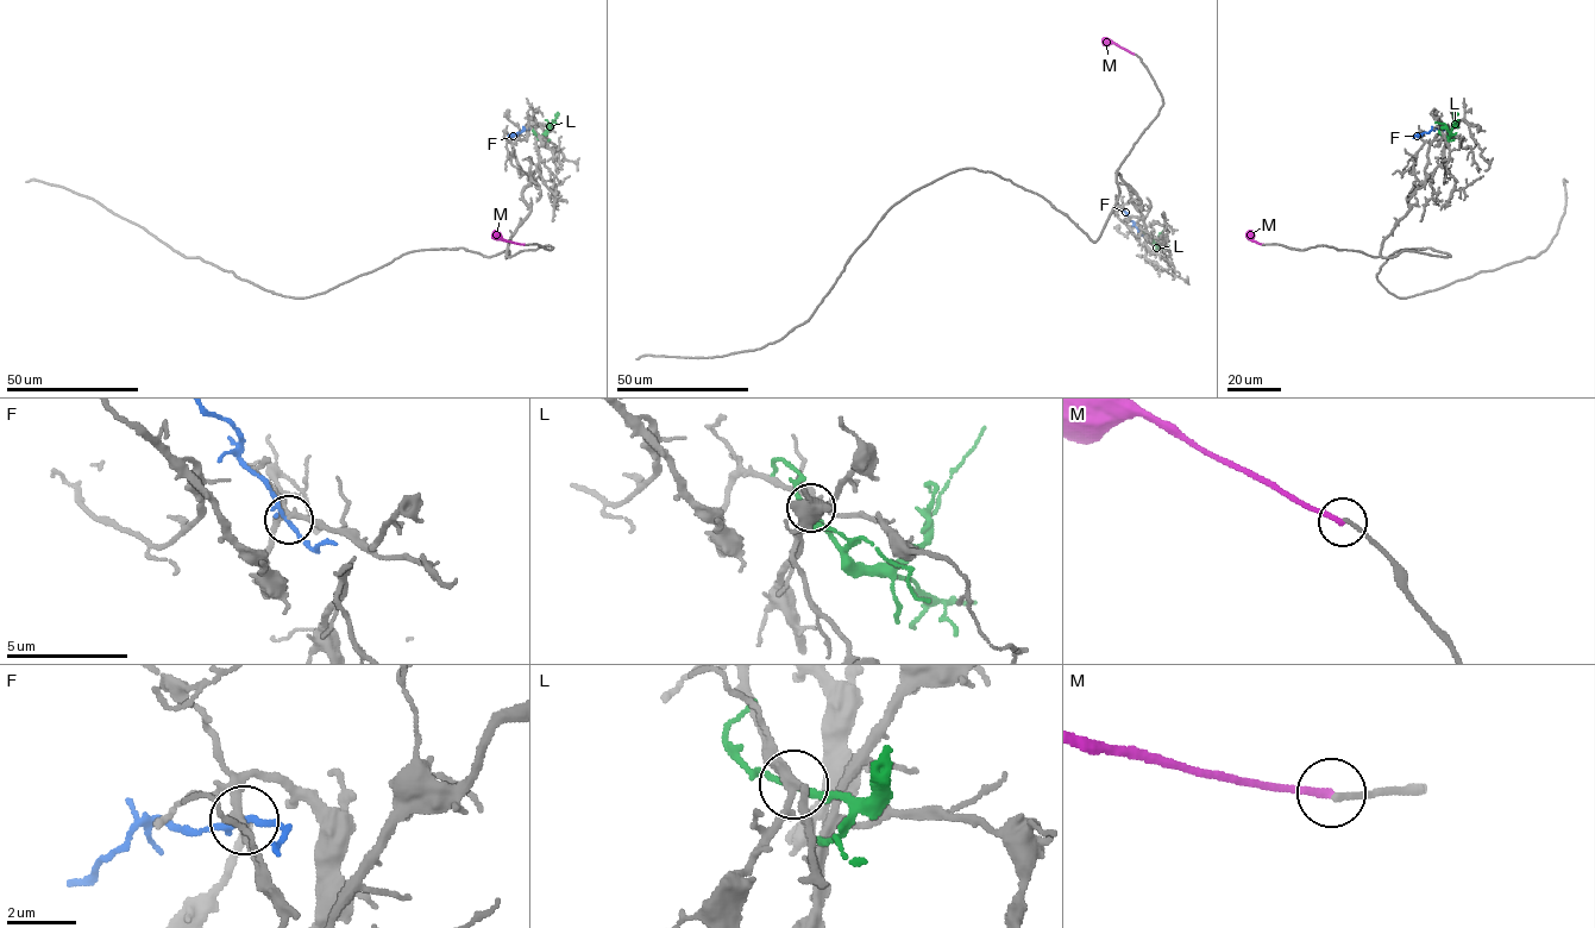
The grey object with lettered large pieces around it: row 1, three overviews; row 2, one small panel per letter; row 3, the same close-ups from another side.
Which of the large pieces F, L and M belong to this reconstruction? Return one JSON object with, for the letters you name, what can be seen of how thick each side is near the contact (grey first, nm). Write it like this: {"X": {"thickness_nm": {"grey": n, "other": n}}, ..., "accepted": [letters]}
{"accepted": []}

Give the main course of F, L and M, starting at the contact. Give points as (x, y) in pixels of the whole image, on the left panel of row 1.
F: (529, 127), (509, 138)
L: (537, 135), (541, 136), (557, 112)
M: (525, 244), (493, 232)

